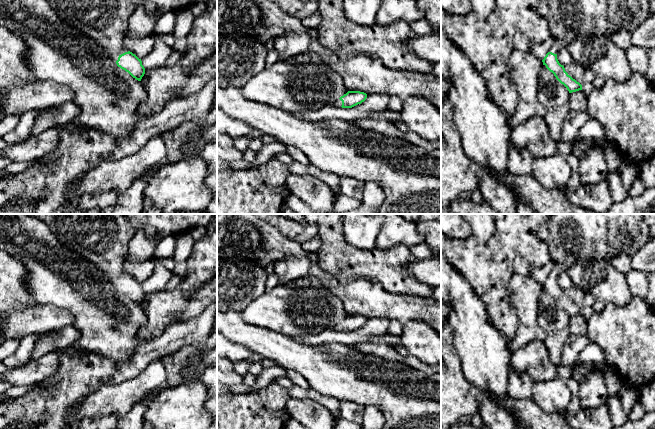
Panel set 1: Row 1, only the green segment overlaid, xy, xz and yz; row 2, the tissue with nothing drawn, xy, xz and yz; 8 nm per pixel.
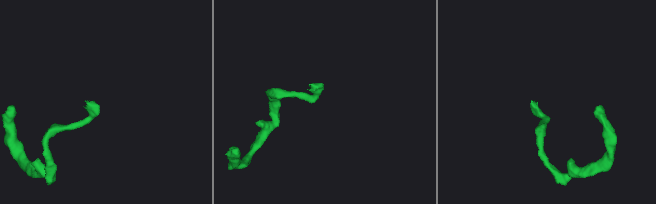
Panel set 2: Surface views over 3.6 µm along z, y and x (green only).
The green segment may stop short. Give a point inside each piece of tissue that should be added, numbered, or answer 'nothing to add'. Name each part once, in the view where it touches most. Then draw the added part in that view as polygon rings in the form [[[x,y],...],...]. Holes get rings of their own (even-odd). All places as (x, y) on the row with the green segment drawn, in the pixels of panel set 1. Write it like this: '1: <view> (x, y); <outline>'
1: xy (105, 21); [[[46,0],[52,9],[57,13],[59,19],[71,26],[78,33],[82,33],[93,40],[102,48],[105,55],[113,59],[114,62],[118,57],[129,50],[124,45],[126,38],[126,30],[128,28],[129,19],[135,11],[135,4],[131,0]]]

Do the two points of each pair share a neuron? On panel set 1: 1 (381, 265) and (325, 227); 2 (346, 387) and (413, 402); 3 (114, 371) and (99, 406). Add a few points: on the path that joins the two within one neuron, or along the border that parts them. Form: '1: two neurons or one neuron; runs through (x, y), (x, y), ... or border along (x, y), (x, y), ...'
1: one neuron; runs through (367, 264), (360, 264), (337, 241)
2: one neuron; runs through (363, 387), (381, 387), (393, 397), (396, 397)
3: two neurons; border along (132, 377), (114, 384), (103, 384), (89, 396)

